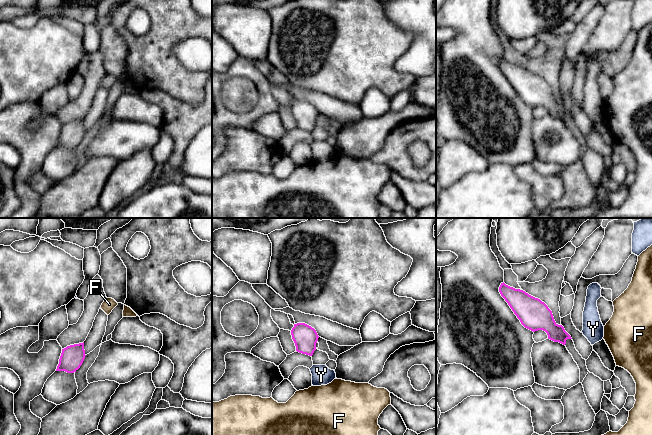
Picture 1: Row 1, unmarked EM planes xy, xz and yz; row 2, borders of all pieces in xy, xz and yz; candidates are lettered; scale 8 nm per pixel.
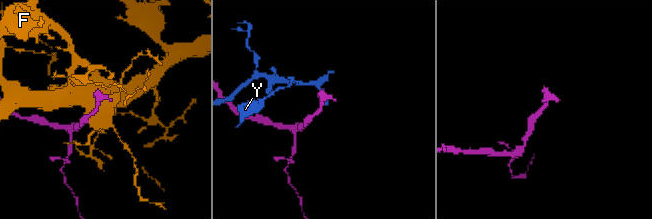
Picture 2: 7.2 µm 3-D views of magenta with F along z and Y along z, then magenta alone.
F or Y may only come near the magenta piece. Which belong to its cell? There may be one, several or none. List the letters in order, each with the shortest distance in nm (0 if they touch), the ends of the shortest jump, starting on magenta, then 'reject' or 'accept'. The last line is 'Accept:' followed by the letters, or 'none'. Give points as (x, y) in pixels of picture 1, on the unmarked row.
F: gap 240 nm; span xz (311, 131), (311, 162); reject
Y: gap 80 nm; span xz (311, 131), (313, 141); reject
Accept: none

